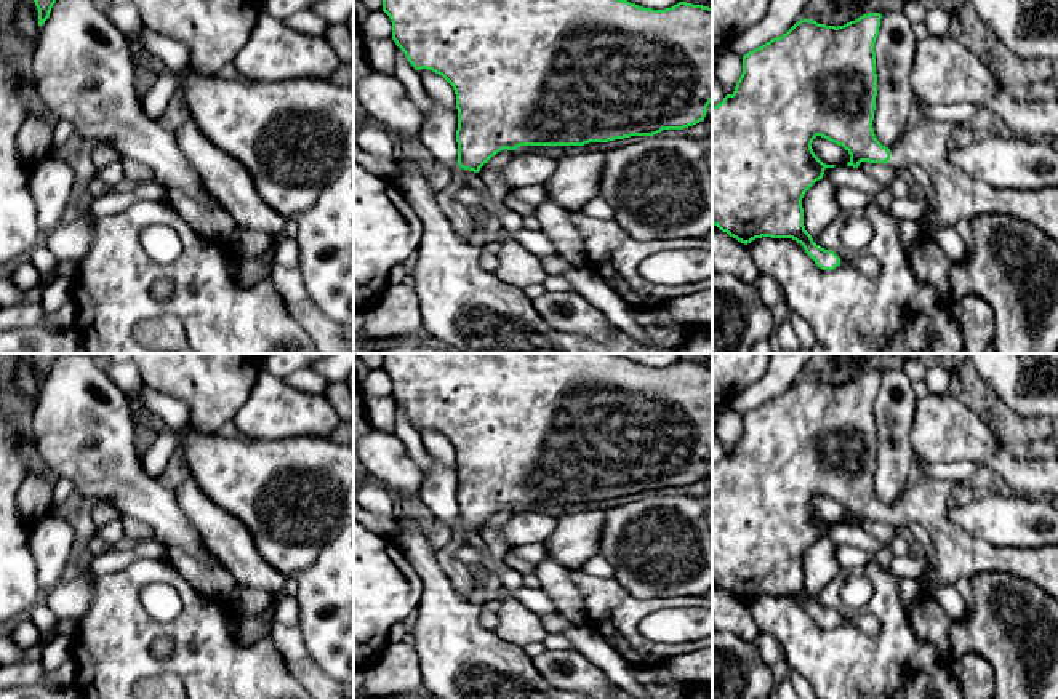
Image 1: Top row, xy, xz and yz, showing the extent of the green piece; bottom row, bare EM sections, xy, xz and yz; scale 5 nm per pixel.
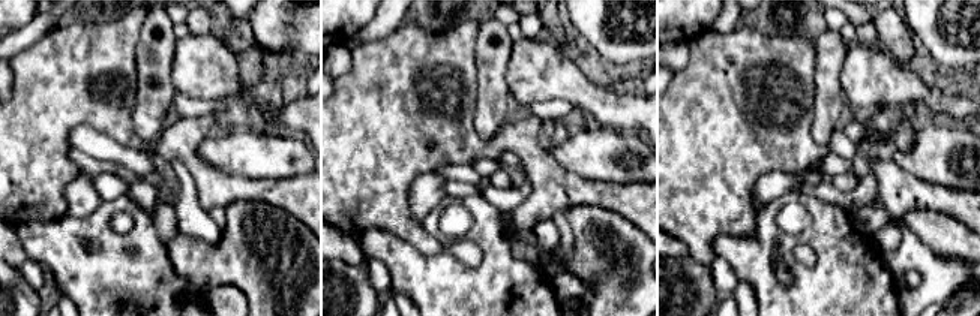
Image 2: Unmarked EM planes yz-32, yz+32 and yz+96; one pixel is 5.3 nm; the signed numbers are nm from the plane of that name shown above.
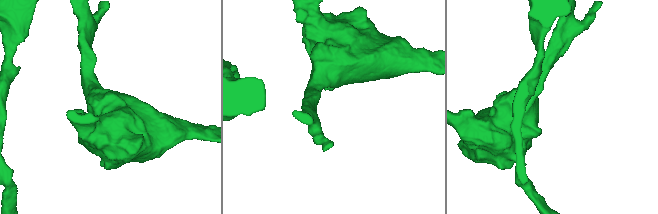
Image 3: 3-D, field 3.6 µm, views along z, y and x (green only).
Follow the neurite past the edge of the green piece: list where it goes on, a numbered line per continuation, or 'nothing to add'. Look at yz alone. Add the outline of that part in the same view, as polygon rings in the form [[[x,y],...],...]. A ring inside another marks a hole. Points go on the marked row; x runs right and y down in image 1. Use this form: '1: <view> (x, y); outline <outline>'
1: yz (957, 197); outline [[[925,122],[908,128],[890,147],[892,168],[920,166],[933,187],[933,213],[920,219],[919,242],[932,251],[933,226],[954,227],[981,214],[1008,214],[1036,226],[1058,243],[1058,187],[1012,190],[970,179],[946,157],[954,130],[956,125],[948,122]]]

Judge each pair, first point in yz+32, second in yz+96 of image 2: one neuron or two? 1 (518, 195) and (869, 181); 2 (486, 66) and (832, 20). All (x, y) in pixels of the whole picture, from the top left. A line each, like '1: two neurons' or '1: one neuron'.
1: one neuron
2: two neurons

